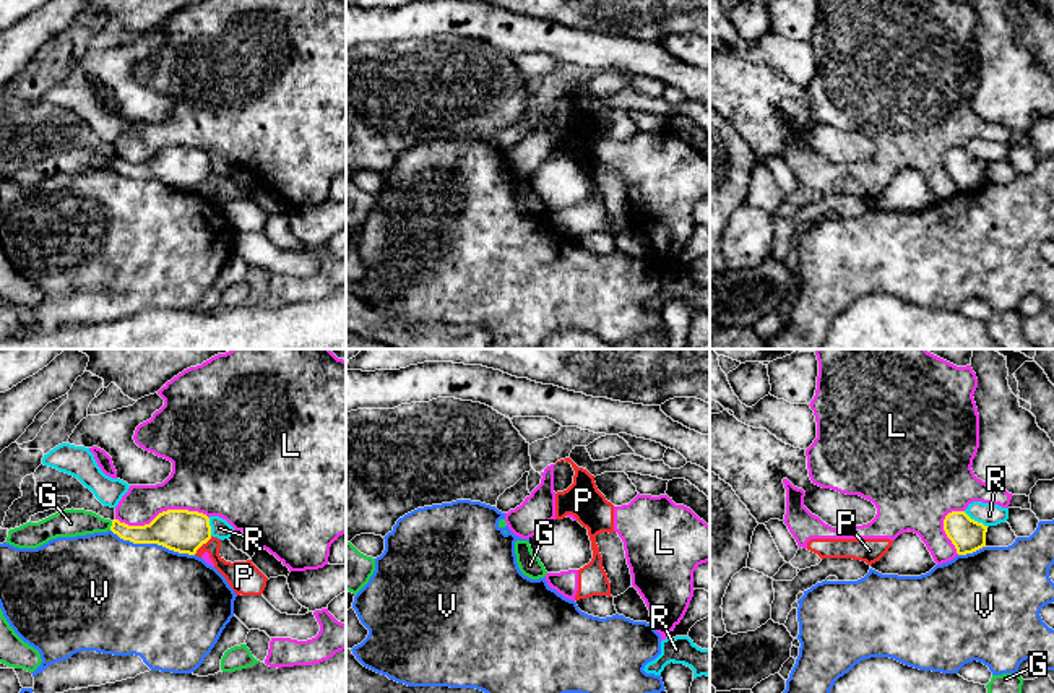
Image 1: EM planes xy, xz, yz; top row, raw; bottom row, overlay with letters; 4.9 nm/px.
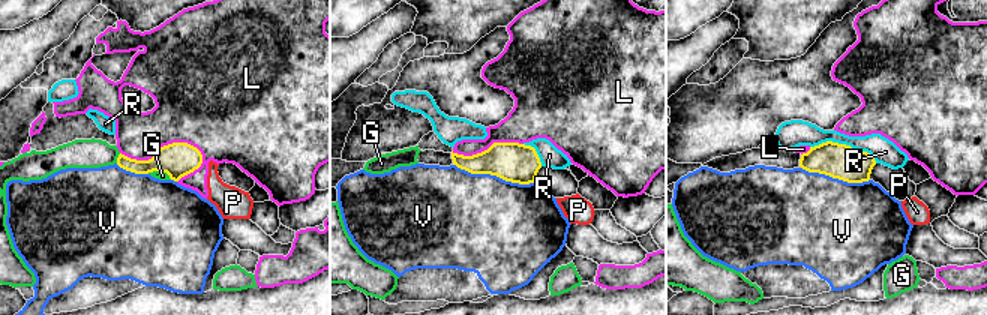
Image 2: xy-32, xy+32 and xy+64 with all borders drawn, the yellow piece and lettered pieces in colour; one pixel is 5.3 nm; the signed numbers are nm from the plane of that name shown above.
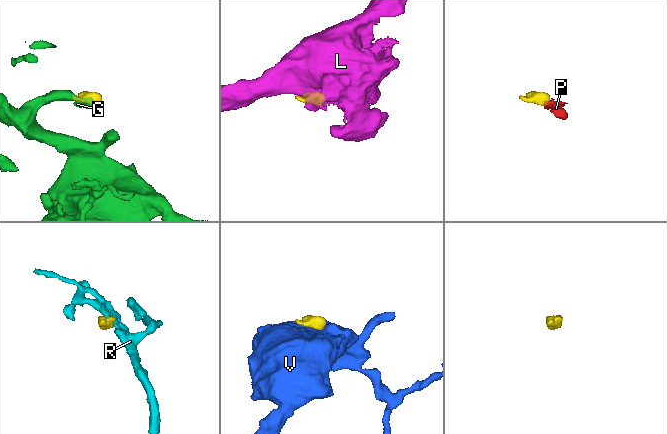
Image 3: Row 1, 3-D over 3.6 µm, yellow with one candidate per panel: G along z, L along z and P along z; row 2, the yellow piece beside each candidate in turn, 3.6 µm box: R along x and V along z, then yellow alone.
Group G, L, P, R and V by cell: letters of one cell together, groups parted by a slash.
G / L P / R / V

